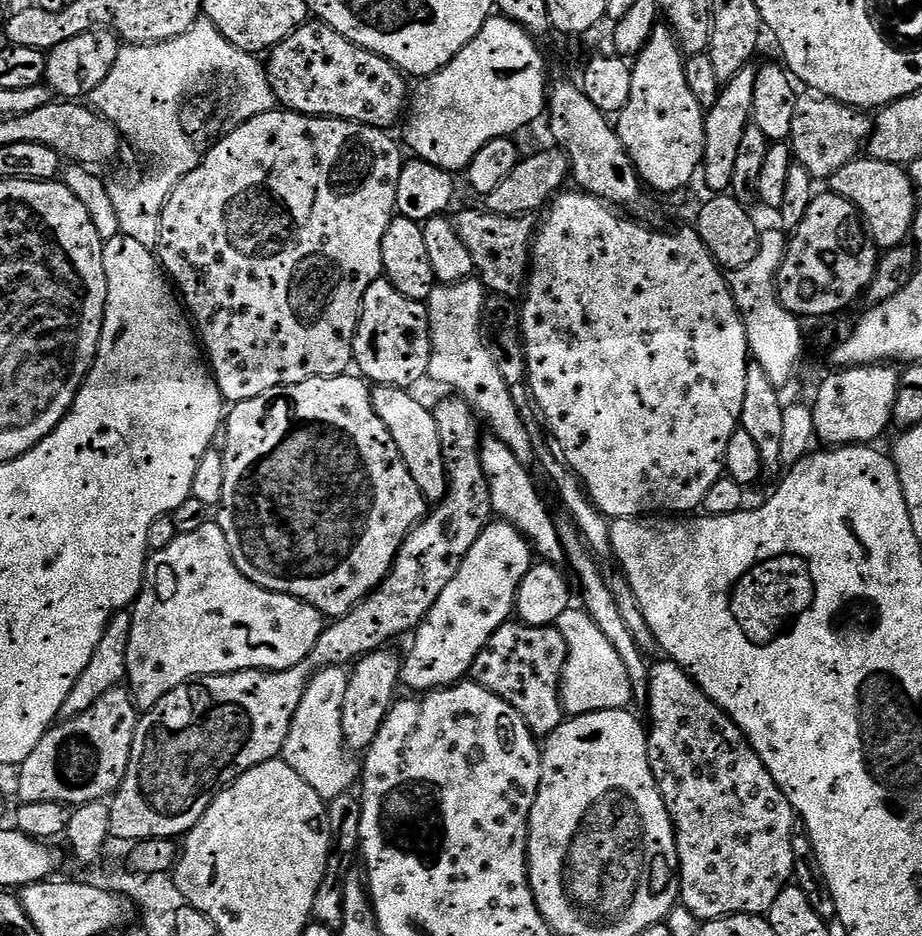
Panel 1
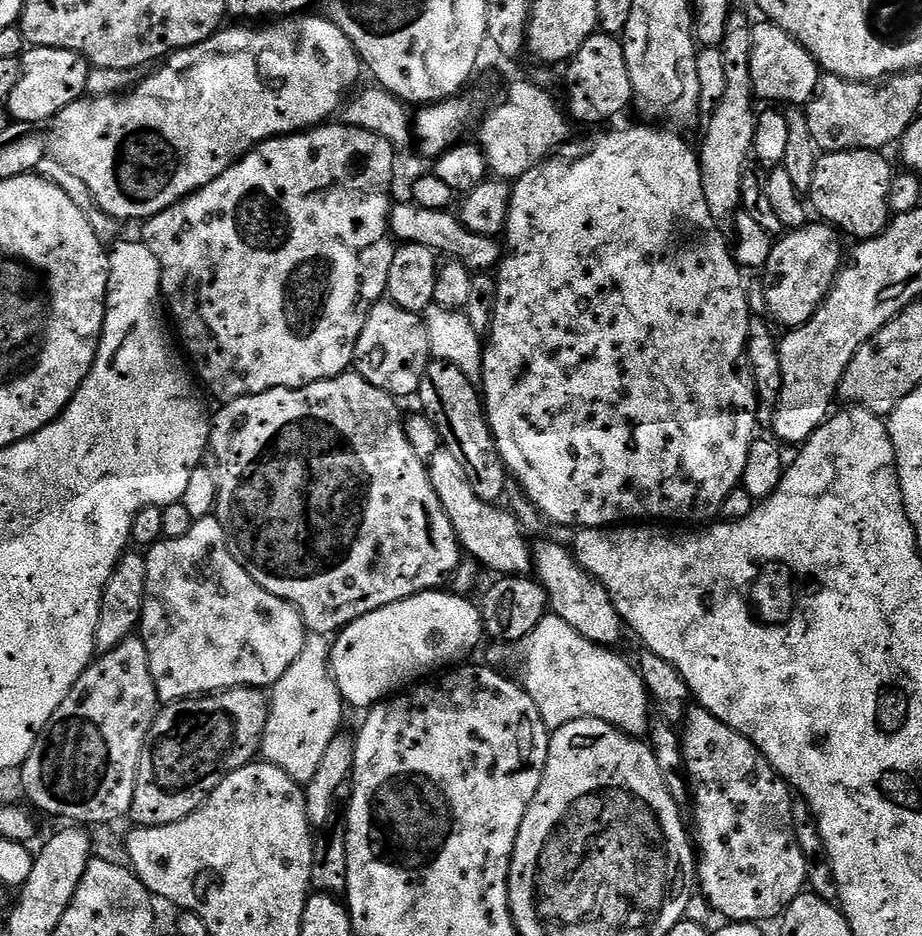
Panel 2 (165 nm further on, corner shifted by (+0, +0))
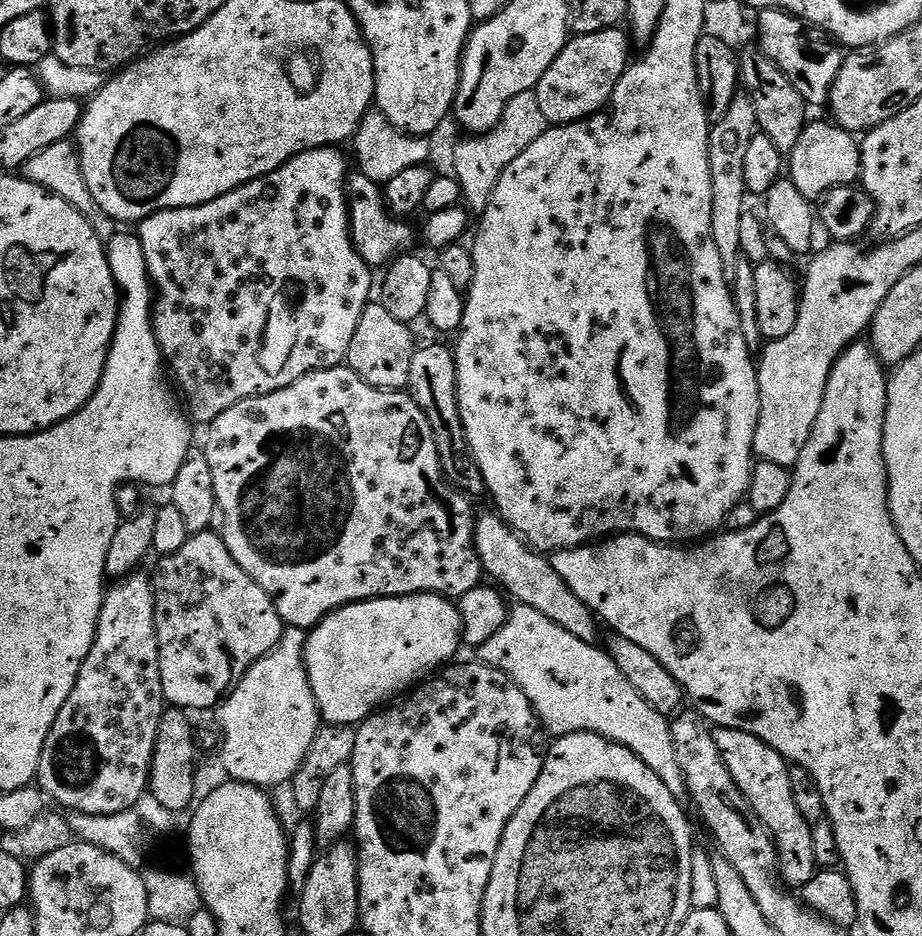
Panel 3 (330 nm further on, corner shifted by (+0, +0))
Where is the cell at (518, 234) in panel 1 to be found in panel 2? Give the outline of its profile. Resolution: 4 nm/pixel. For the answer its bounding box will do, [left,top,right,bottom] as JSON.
[388,202,502,274]

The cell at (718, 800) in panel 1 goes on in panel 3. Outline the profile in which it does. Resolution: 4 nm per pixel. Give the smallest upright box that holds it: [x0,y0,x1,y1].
[712,728,818,889]

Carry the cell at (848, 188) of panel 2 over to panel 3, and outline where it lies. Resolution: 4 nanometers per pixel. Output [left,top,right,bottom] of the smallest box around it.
[786,120,860,202]

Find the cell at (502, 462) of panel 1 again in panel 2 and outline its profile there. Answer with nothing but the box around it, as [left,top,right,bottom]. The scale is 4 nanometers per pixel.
[531,538,626,648]

